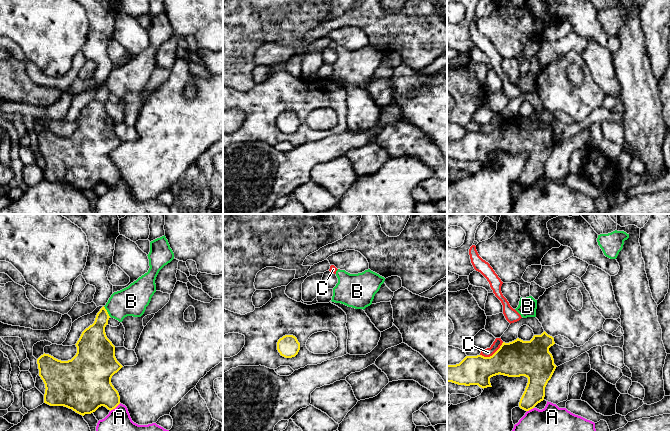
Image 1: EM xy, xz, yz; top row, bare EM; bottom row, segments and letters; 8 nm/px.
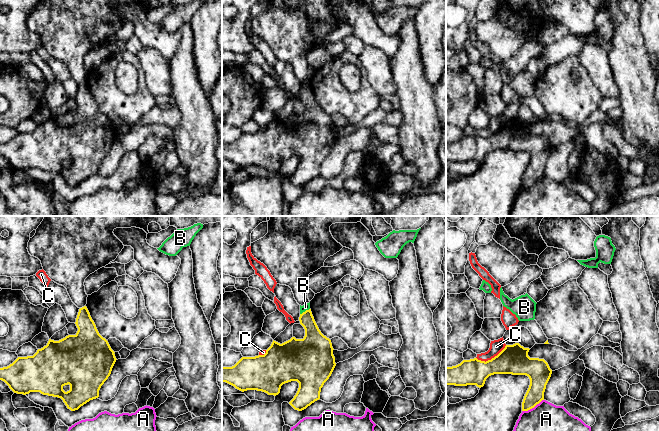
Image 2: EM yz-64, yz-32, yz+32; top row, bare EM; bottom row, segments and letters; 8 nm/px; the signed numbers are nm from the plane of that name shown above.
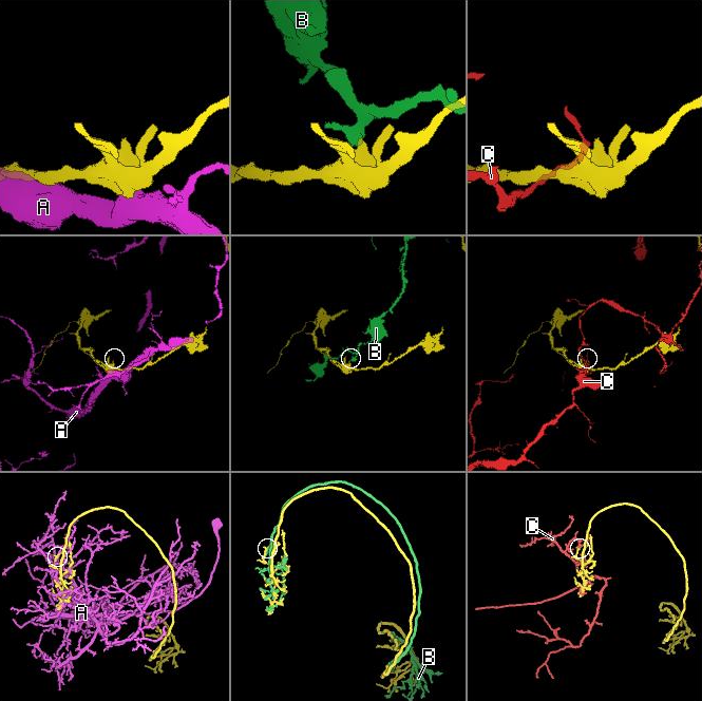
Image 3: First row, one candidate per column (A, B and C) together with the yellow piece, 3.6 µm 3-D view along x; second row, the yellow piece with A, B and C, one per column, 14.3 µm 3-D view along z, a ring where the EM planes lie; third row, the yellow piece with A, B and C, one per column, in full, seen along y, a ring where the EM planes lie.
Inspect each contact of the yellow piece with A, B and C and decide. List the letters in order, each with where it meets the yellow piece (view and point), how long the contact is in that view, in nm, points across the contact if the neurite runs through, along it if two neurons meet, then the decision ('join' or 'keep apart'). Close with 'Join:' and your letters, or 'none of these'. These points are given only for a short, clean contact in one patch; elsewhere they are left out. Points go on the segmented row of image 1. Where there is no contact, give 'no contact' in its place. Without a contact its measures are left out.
A: contact xy (115, 407); length 110 nm; keep apart
B: contact xy (106, 311); length 110 nm; border xy (103, 306), (110, 316); keep apart
C: contact yz (493, 354); length 220 nm; keep apart
Join: none of these

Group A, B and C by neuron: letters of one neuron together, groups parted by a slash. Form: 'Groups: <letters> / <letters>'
Groups: A / B / C

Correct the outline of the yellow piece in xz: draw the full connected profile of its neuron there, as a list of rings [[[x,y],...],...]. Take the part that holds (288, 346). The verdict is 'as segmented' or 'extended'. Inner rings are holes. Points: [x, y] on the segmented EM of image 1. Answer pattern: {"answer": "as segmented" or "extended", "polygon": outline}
{"answer": "as segmented", "polygon": [[[285,335],[277,342],[277,350],[285,358],[295,357],[300,350],[300,343],[293,335]]]}

